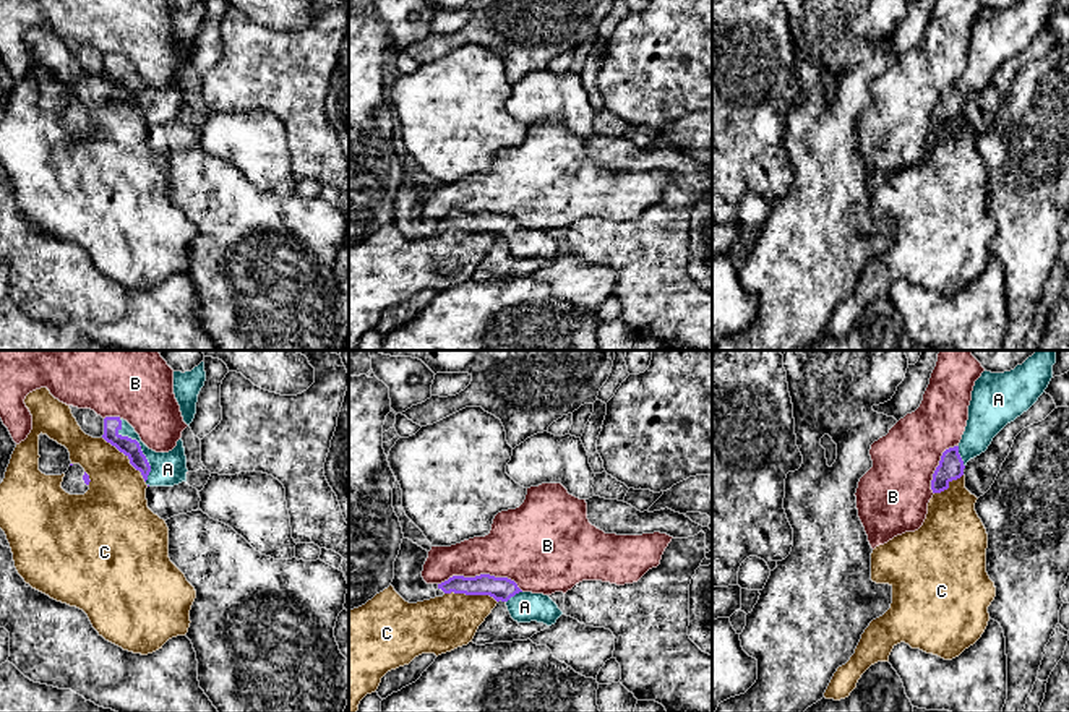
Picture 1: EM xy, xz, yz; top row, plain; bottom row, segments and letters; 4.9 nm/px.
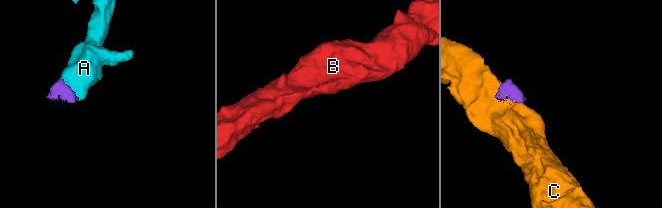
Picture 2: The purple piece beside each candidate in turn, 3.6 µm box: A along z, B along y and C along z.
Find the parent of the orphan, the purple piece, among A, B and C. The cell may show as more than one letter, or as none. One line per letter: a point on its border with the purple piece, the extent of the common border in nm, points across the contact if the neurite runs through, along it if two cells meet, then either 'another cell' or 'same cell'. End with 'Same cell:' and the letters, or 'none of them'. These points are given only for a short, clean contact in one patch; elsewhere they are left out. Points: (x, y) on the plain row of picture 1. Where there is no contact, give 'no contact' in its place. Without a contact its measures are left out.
A: contact xy (140, 83); length 340 nm; way xy (125, 81), (140, 83), (161, 106), (167, 106); same cell
B: contact xz (480, 211); length 420 nm; another cell
C: contact xy (128, 94); length 320 nm; another cell
Same cell: A

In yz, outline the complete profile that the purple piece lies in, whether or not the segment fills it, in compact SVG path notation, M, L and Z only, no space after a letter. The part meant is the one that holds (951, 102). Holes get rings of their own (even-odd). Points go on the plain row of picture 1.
M1022 0L1011 8L983 8L975 18L968 57L957 83L942 89L931 117L933 130L964 112L967 99L988 86L993 75L1027 49L1048 24L1054 0Z

